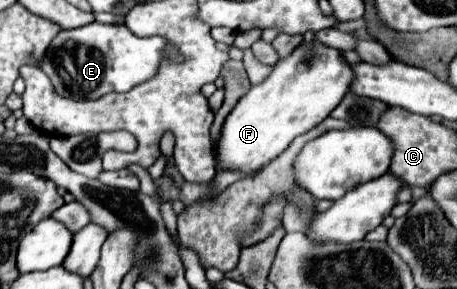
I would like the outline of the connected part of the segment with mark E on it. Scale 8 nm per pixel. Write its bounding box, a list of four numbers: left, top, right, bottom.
[41,24,183,98]

